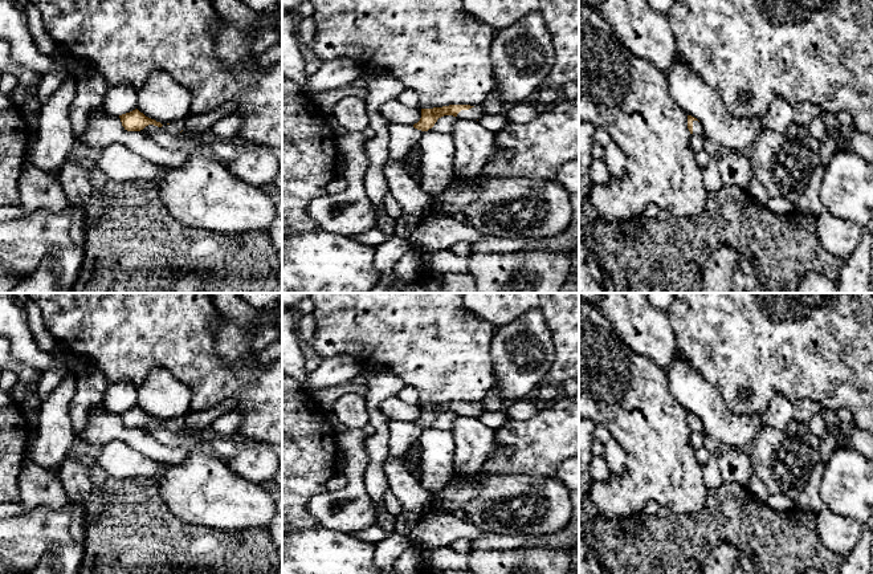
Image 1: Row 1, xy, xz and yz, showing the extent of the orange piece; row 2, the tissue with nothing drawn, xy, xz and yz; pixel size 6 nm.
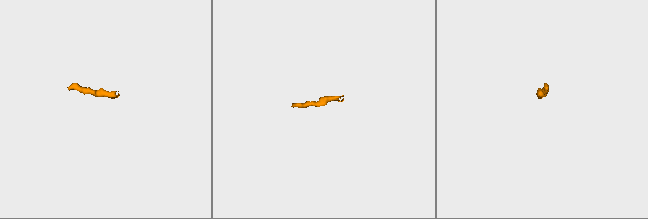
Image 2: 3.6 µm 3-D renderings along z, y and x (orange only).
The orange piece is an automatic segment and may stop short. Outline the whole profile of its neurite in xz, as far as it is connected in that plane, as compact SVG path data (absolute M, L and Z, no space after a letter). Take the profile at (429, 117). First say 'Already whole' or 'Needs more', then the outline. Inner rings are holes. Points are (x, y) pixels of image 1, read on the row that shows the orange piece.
Needs more. M449 105L433 109L421 109L421 118L413 125L415 129L428 131L435 126L438 118L453 115L462 119L480 119L482 113L478 106L470 105Z

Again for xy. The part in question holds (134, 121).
Already whole. M138 109L119 115L122 126L127 131L140 131L148 125L154 125L158 127L162 127L163 125L160 122L156 122L155 119L151 119L146 117L143 113L140 113Z

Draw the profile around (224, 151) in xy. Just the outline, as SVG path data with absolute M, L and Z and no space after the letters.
M238 139L232 141L212 141L207 146L207 151L219 162L231 162L245 144Z

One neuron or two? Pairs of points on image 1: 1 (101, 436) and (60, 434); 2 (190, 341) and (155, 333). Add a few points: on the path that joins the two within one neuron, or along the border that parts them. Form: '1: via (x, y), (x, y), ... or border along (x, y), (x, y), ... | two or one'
1: border along (74, 432), (76, 440) | two
2: via (182, 341), (174, 333), (163, 333) | one

